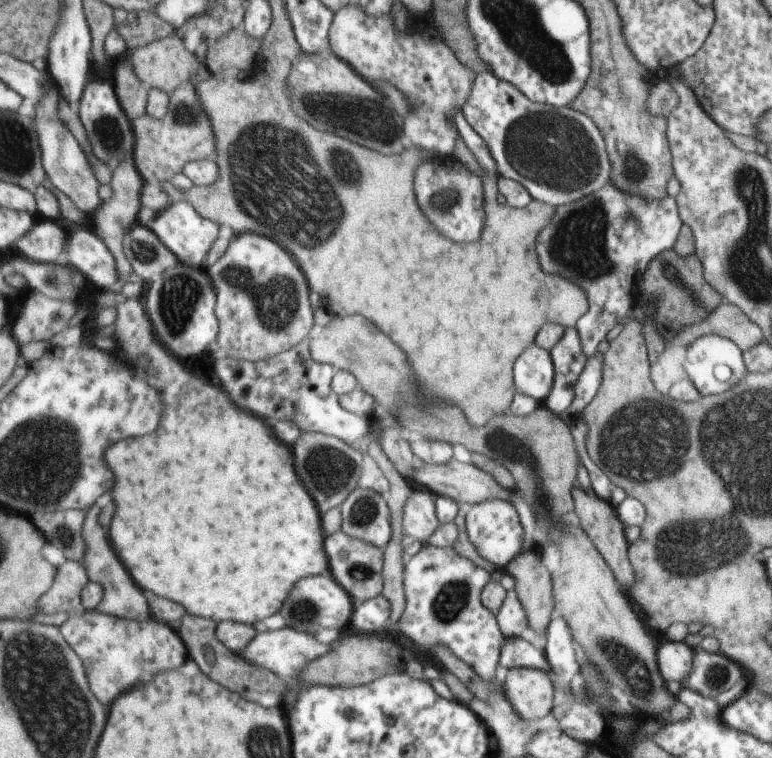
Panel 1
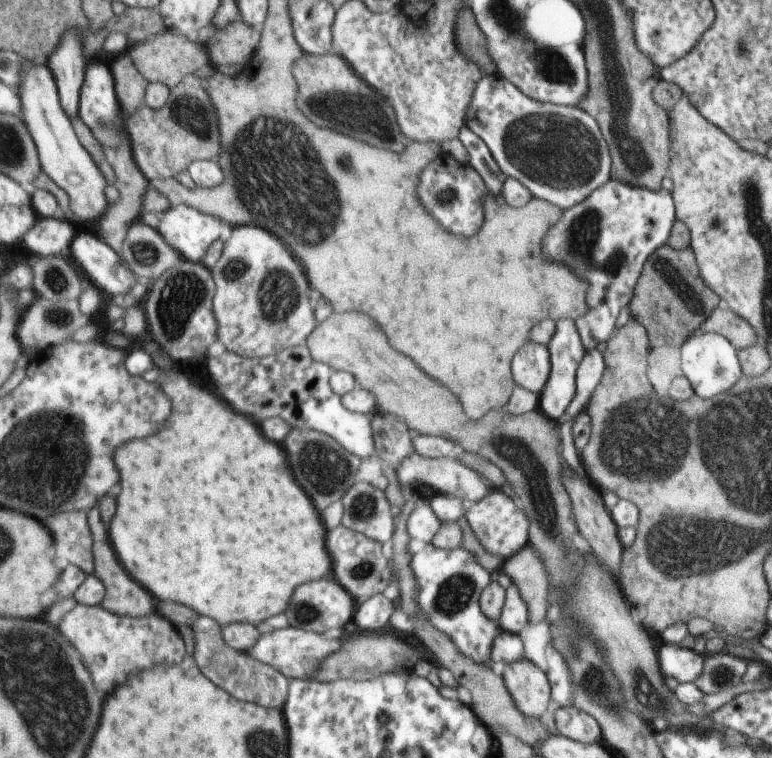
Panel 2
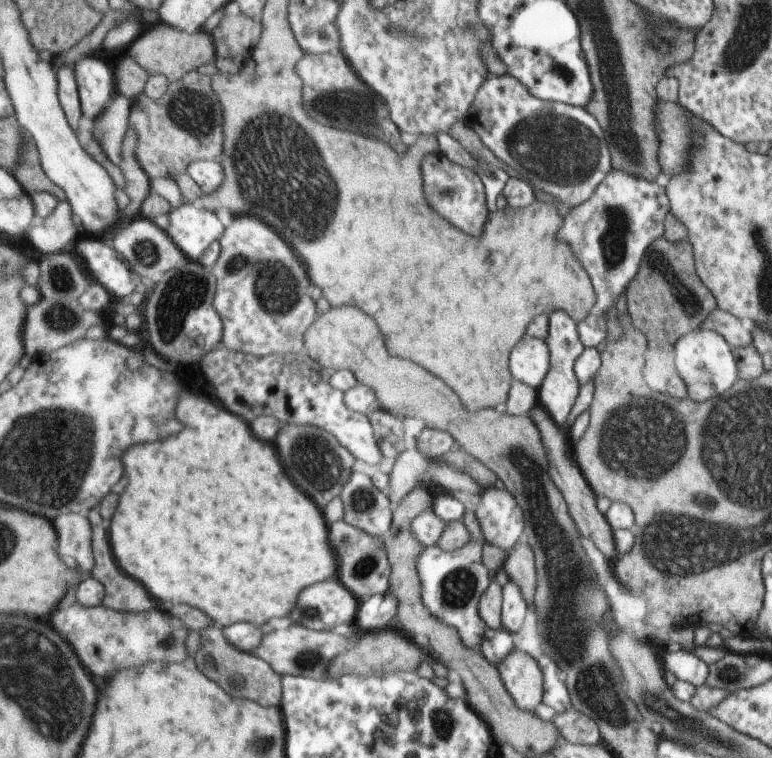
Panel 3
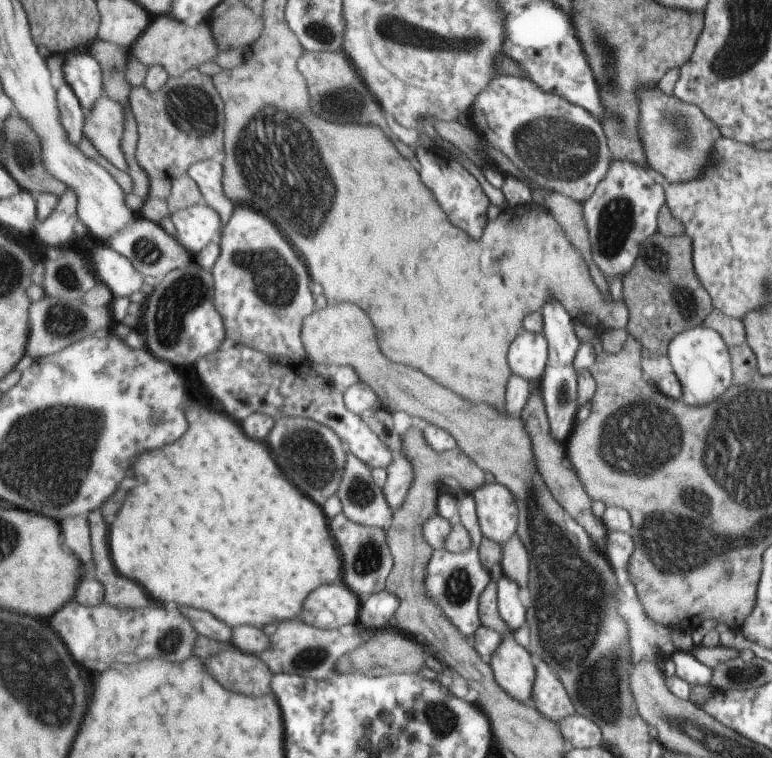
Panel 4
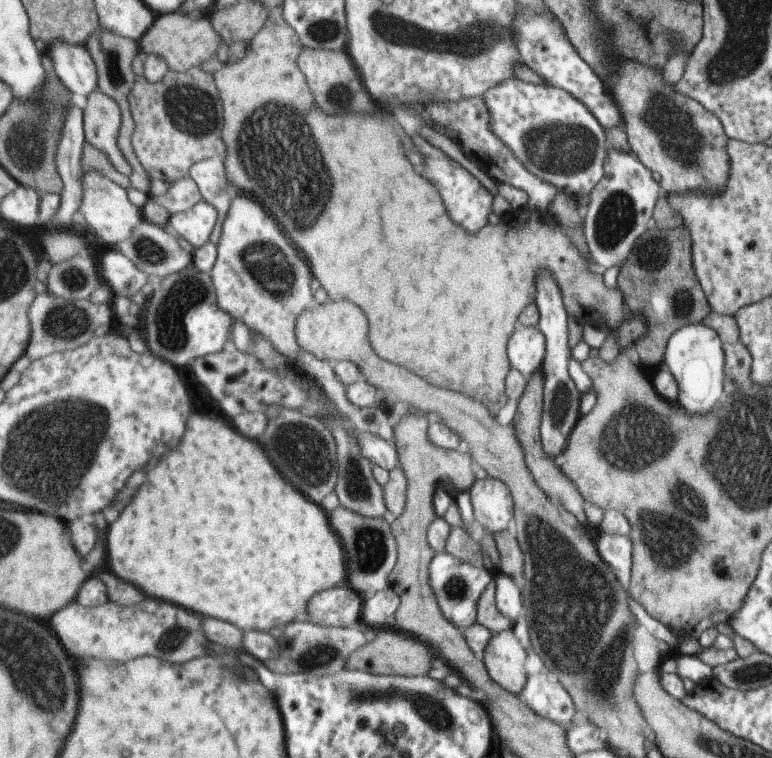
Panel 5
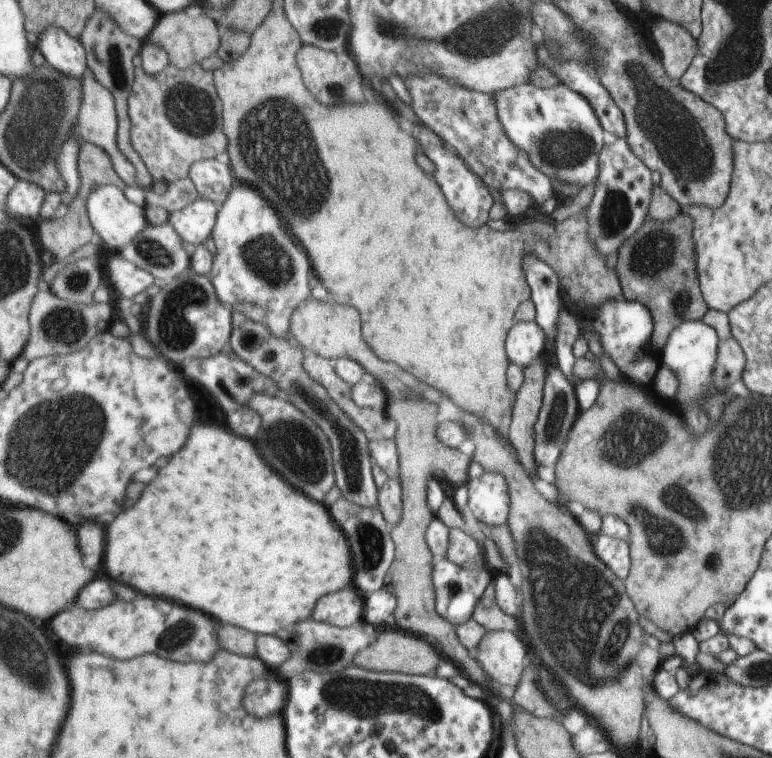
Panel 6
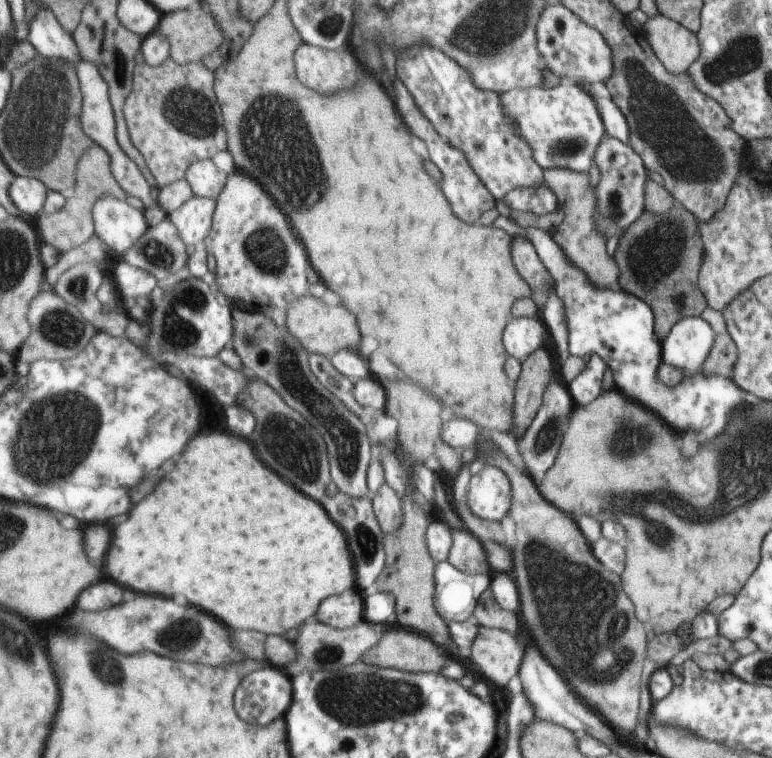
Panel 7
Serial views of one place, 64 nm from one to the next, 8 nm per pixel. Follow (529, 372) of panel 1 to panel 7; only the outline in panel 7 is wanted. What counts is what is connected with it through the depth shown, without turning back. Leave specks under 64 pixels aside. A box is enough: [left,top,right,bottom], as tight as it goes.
[505,315,545,362]

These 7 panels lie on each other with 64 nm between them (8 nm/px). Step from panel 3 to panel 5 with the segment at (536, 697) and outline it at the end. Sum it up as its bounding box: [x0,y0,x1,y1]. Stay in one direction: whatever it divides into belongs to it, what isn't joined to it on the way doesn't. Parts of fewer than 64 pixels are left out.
[480,630,528,696]

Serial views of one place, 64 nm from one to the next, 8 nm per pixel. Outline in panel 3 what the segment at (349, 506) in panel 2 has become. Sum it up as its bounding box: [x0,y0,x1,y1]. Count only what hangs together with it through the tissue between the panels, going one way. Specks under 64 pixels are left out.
[340,471,394,538]

